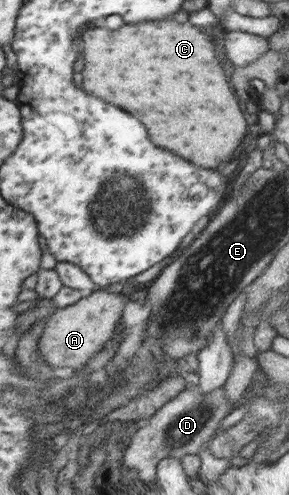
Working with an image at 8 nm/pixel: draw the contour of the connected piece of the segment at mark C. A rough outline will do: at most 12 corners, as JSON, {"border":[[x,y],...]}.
{"border":[[89,29],[83,91],[217,168],[247,122],[207,33]]}

